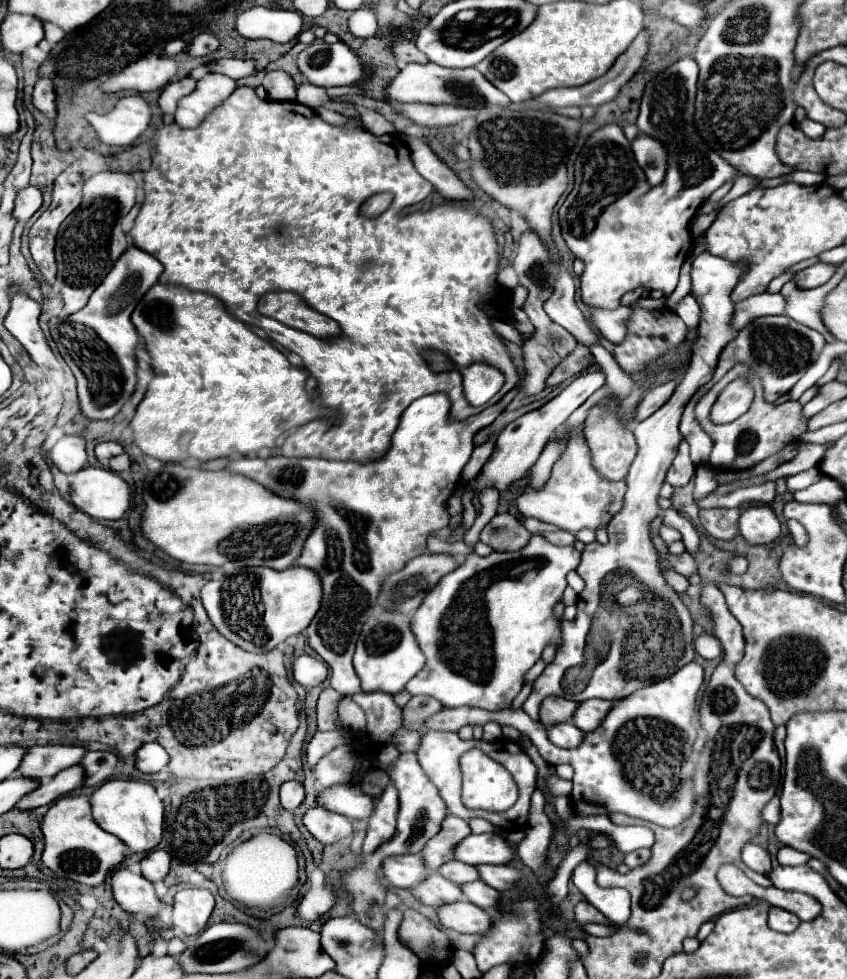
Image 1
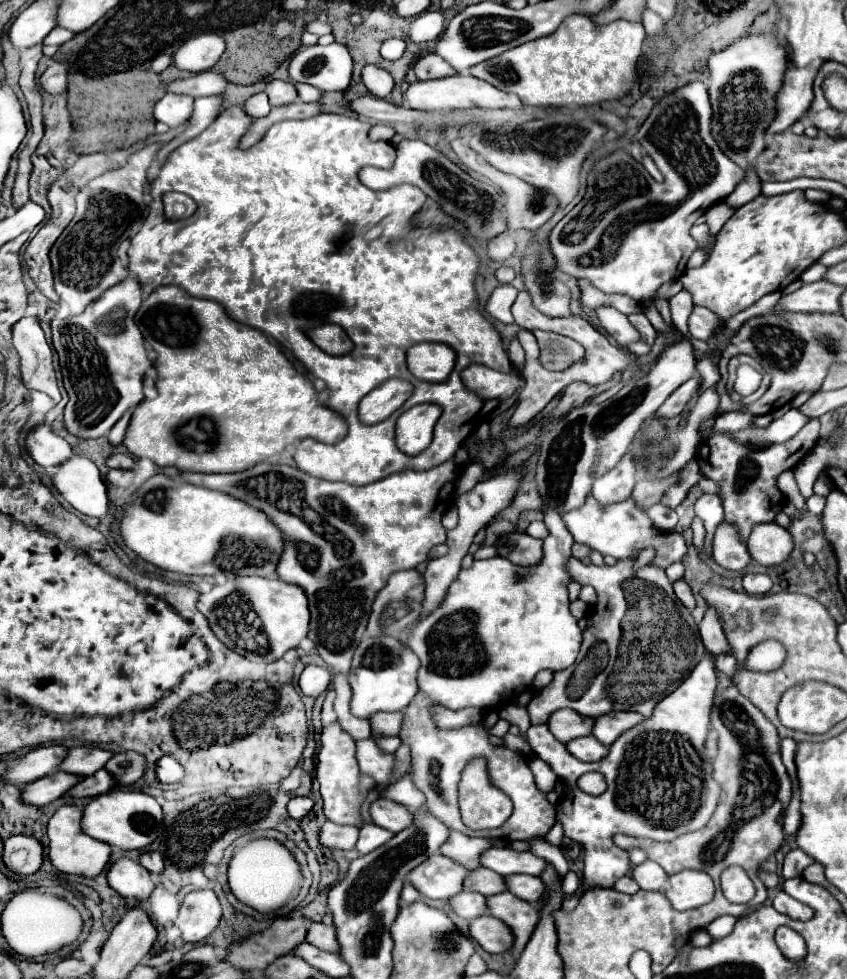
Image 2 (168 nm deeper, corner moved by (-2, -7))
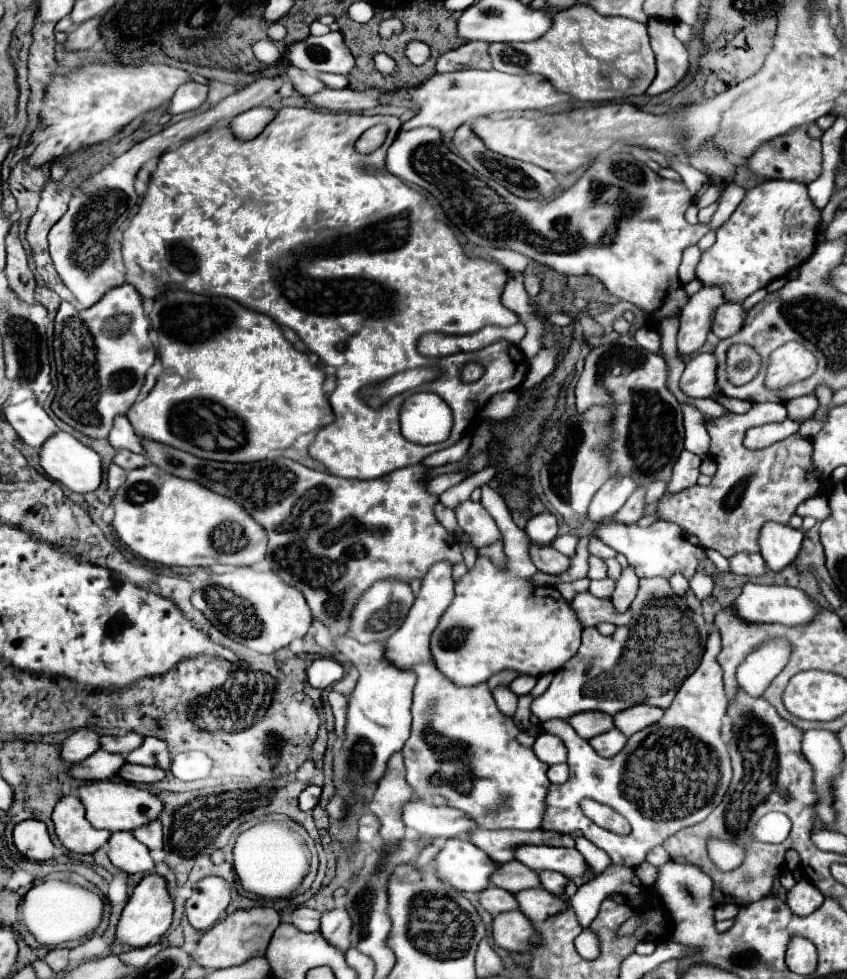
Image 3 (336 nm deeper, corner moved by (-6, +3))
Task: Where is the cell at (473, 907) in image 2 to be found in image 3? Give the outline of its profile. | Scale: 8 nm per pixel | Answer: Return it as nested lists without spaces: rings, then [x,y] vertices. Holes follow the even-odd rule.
[[[489,886],[479,892],[479,904],[493,916],[499,912],[517,910],[517,902],[515,902],[513,894],[503,888],[495,888],[495,886]]]

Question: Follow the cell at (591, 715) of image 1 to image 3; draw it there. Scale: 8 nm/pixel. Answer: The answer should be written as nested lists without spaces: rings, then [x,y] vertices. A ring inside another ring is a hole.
[[[633,706],[629,710],[623,710],[619,714],[613,716],[615,728],[619,728],[619,732],[631,736],[635,734],[639,728],[643,726],[651,726],[653,722],[659,722],[659,718],[663,716],[661,708],[653,708],[653,706]]]

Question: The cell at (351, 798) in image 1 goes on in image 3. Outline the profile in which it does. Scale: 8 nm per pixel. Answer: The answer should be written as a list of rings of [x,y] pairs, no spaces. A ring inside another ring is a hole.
[[[411,798],[401,808],[403,824],[419,834],[427,836],[465,836],[467,832],[475,830],[475,822],[471,822],[461,810],[447,808],[447,806],[433,806],[419,798]]]

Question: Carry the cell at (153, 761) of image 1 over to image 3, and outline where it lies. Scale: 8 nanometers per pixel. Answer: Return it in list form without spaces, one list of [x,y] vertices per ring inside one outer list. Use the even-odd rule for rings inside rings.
[[[185,752],[173,758],[173,764],[169,770],[179,780],[185,780],[185,782],[199,780],[199,778],[207,778],[211,770],[211,760],[203,752]]]

